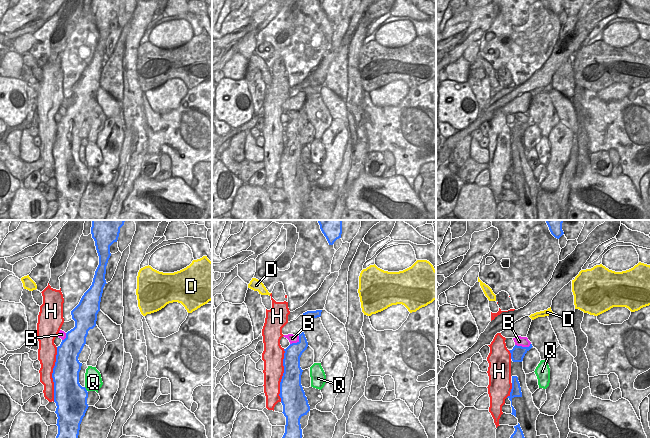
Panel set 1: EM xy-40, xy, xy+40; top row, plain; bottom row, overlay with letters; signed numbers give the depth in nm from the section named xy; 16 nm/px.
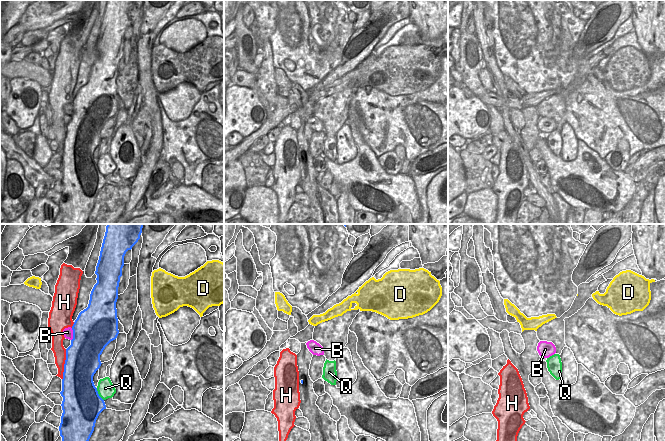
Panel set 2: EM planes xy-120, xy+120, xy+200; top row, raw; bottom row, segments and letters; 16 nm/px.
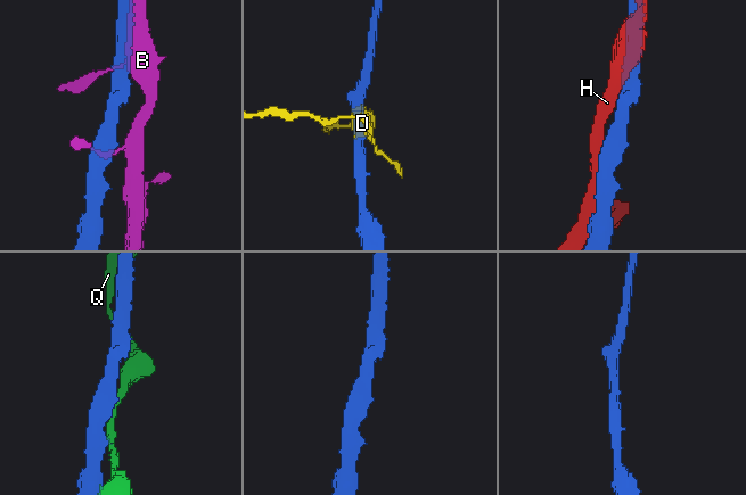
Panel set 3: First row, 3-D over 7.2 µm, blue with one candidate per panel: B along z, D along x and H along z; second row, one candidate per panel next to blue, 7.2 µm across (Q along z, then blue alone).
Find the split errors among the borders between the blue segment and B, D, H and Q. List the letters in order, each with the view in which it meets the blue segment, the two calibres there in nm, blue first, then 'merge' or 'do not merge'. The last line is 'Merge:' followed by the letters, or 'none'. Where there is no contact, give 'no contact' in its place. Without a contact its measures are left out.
B: xy+40 | 220/160 nm | do not merge
D: no contact | do not merge
H: xy-40 | 420/260 nm | do not merge
Q: xy-40 | 480/280 nm | do not merge
Merge: none

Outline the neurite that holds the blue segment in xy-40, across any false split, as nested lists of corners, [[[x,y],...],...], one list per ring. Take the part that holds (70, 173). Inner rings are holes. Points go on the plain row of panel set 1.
[[[92,0],[91,10],[99,32],[92,61],[84,69],[79,80],[71,87],[75,103],[66,109],[66,114],[57,123],[52,154],[54,178],[56,179],[58,210],[50,220],[75,220],[80,200],[88,185],[88,168],[79,159],[82,139],[78,133],[88,107],[96,102],[97,90],[105,56],[106,42],[111,32],[110,22],[117,18],[124,0]]]

